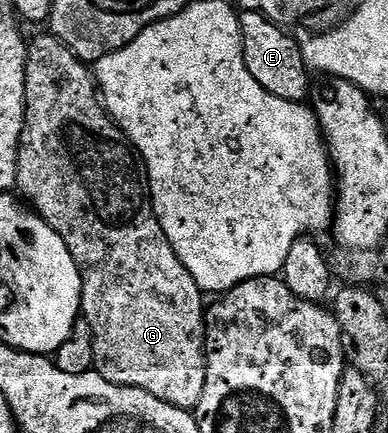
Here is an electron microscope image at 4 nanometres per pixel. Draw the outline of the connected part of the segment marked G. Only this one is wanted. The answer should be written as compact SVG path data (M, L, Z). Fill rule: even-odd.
M51 33L40 35L36 40L27 44L28 60L26 61L26 113L24 114L24 128L20 138L20 148L16 156L16 187L19 194L30 204L40 218L45 219L66 241L66 249L70 249L70 257L80 267L82 277L82 301L80 310L83 322L90 325L92 340L94 341L94 370L106 381L117 383L123 387L142 389L162 401L166 401L175 407L194 409L202 397L202 389L206 385L206 369L208 368L208 356L204 353L204 312L206 310L205 292L190 277L190 273L178 261L158 217L152 210L152 193L148 190L148 176L146 168L127 135L121 131L115 119L108 114L101 96L98 94L98 84L90 70L89 64L83 63L73 51L61 39L57 39Z

